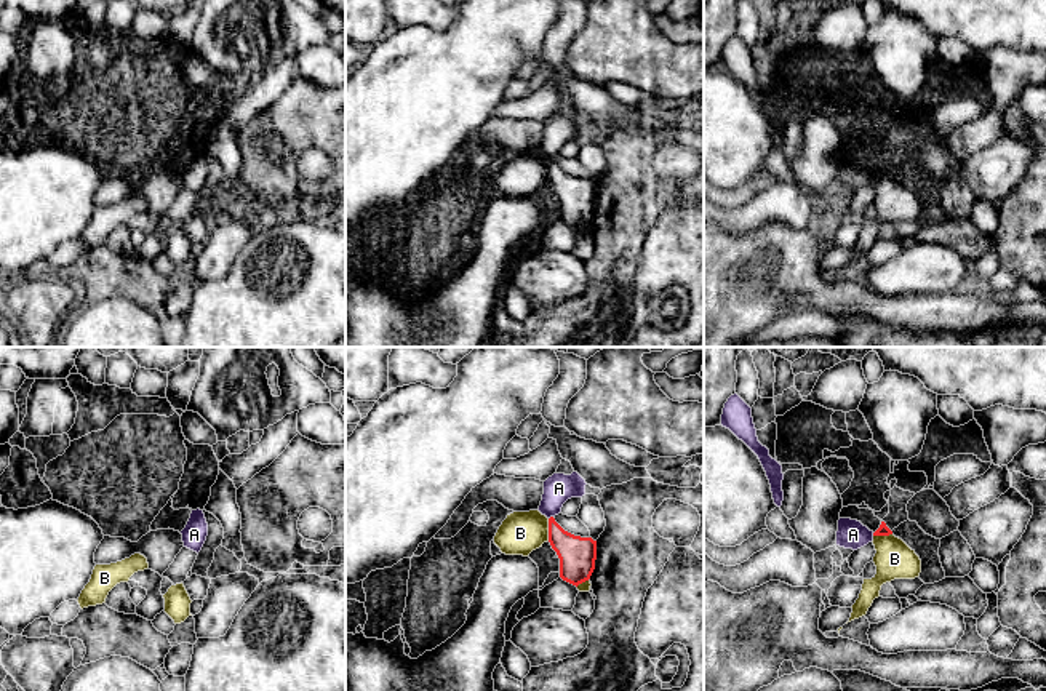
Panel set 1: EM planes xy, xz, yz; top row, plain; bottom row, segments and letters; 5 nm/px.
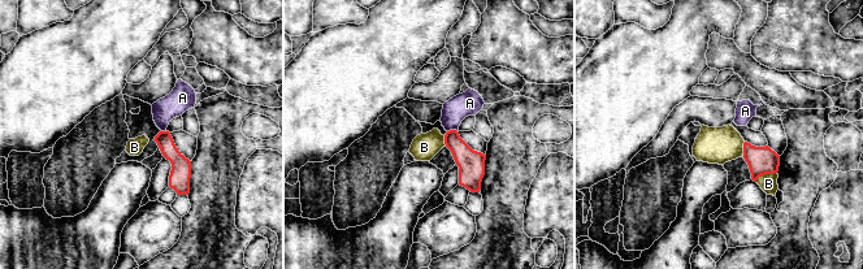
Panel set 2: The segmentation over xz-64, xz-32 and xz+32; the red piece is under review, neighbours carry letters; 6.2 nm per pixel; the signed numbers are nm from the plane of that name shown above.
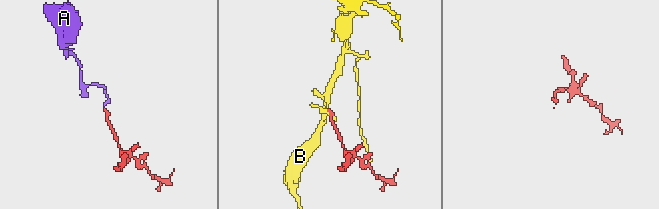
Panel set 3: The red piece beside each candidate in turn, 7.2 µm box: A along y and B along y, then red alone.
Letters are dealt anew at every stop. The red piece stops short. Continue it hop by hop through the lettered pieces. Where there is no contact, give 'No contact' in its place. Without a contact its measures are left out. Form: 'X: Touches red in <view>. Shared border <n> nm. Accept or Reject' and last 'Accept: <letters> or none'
A: Touches red in xz. Shared border 30 nm. Reject
B: Touches red in xz. Shared border 110 nm. Reject
Accept: none

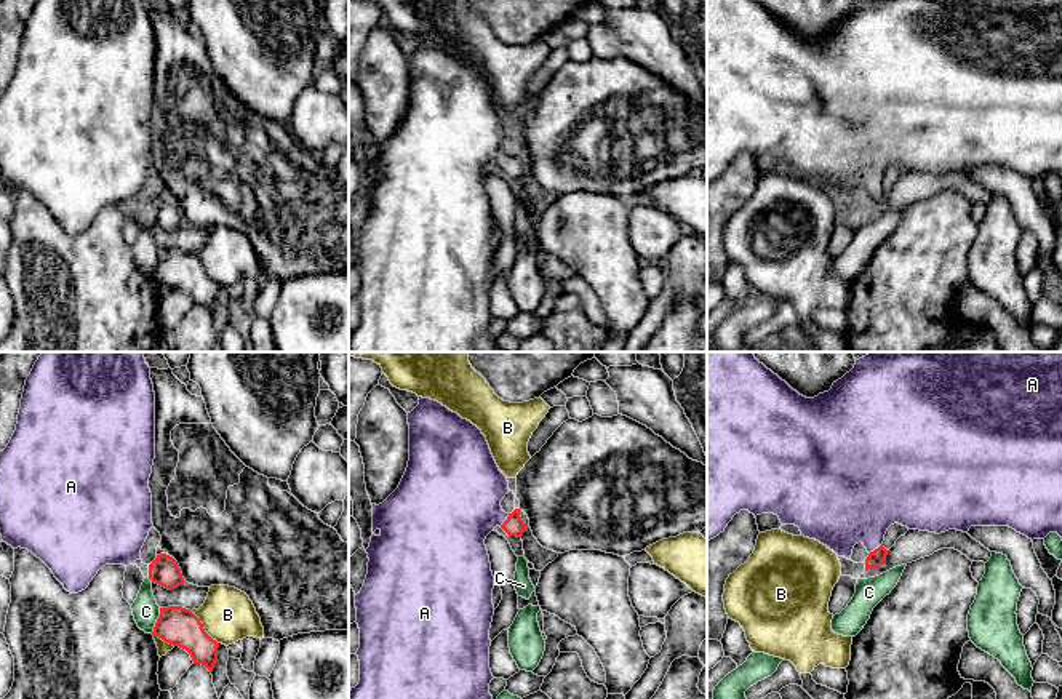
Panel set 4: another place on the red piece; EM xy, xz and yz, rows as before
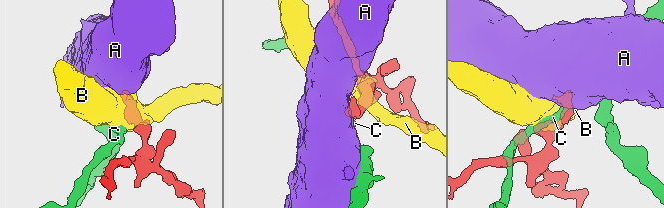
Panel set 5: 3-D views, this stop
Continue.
A: Touches red in yz. Shared border 90 nm. Accept
B: Touches red in xy. Shared border 220 nm. Reject
C: Touches red in xy. Shared border 140 nm. Reject
Accept: A

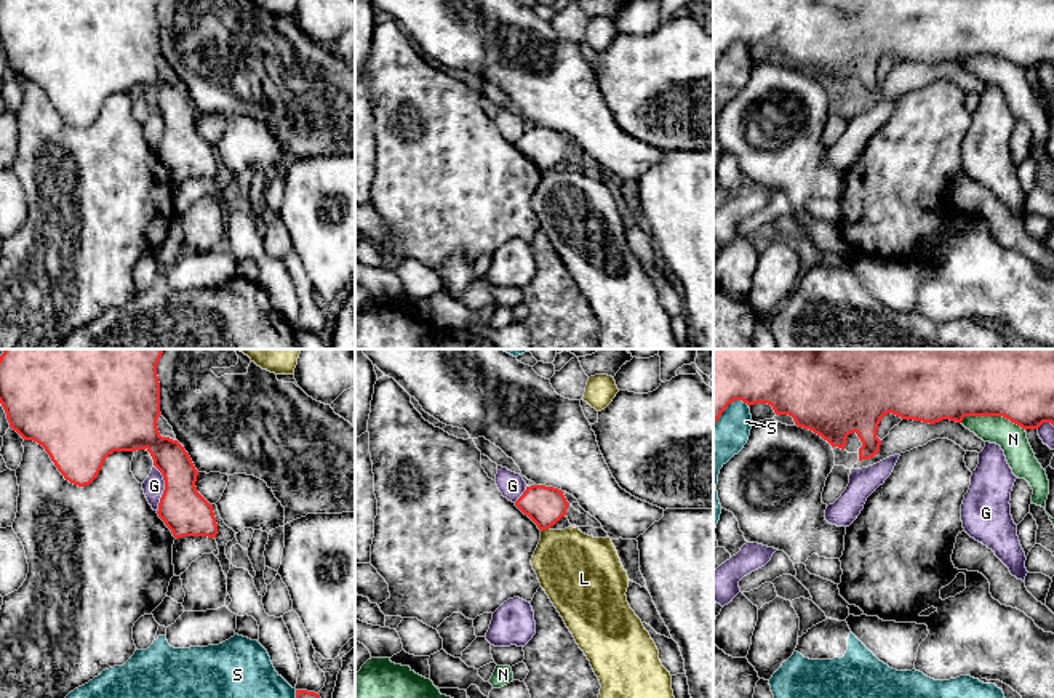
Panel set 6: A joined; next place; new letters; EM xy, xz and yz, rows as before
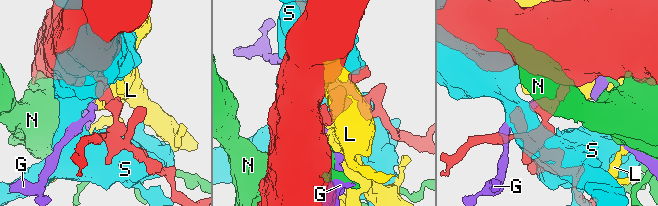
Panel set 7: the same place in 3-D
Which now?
G: Touches red in xy. Shared border 240 nm. Reject
L: Touches red in xz. Shared border 50 nm. Reject
N: Touches red in yz. Shared border 340 nm. Reject
S: Touches red in yz. Shared border 200 nm. Reject
Accept: none

